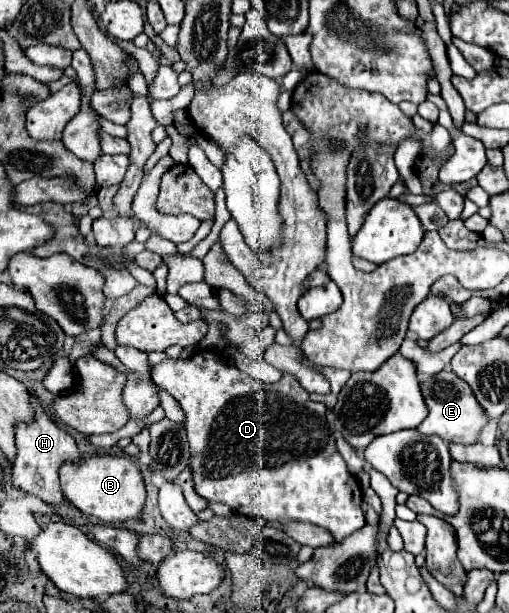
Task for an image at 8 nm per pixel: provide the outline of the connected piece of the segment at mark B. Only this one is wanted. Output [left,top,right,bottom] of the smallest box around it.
[60,454,146,524]

